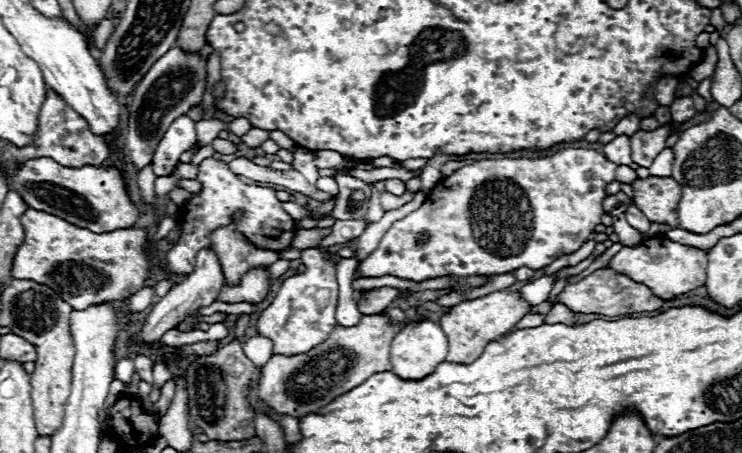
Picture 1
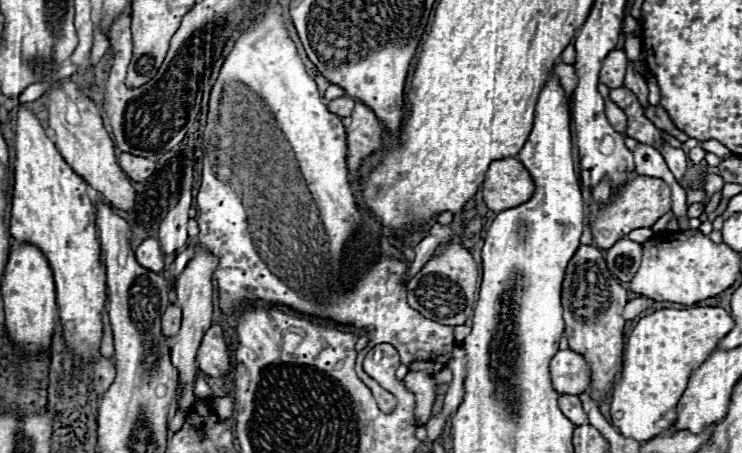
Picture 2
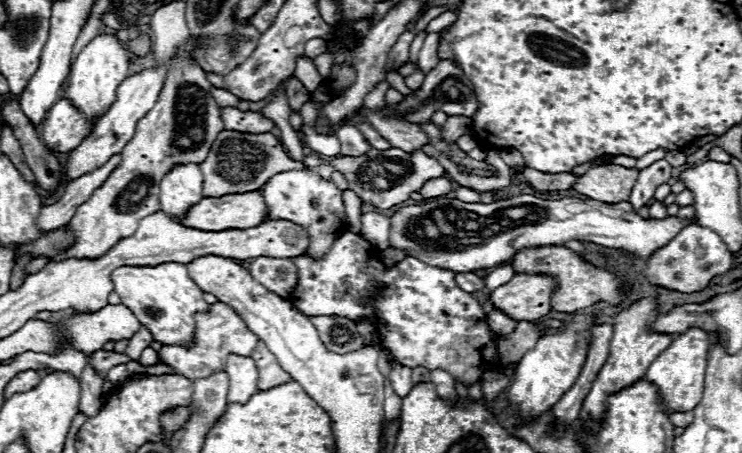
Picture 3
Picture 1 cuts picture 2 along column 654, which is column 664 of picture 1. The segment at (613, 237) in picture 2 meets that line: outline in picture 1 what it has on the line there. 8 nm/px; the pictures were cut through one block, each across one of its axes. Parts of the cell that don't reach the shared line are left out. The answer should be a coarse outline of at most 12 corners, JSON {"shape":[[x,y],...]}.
{"shape":[[636,178],[638,210],[678,226],[682,188],[674,178]]}

